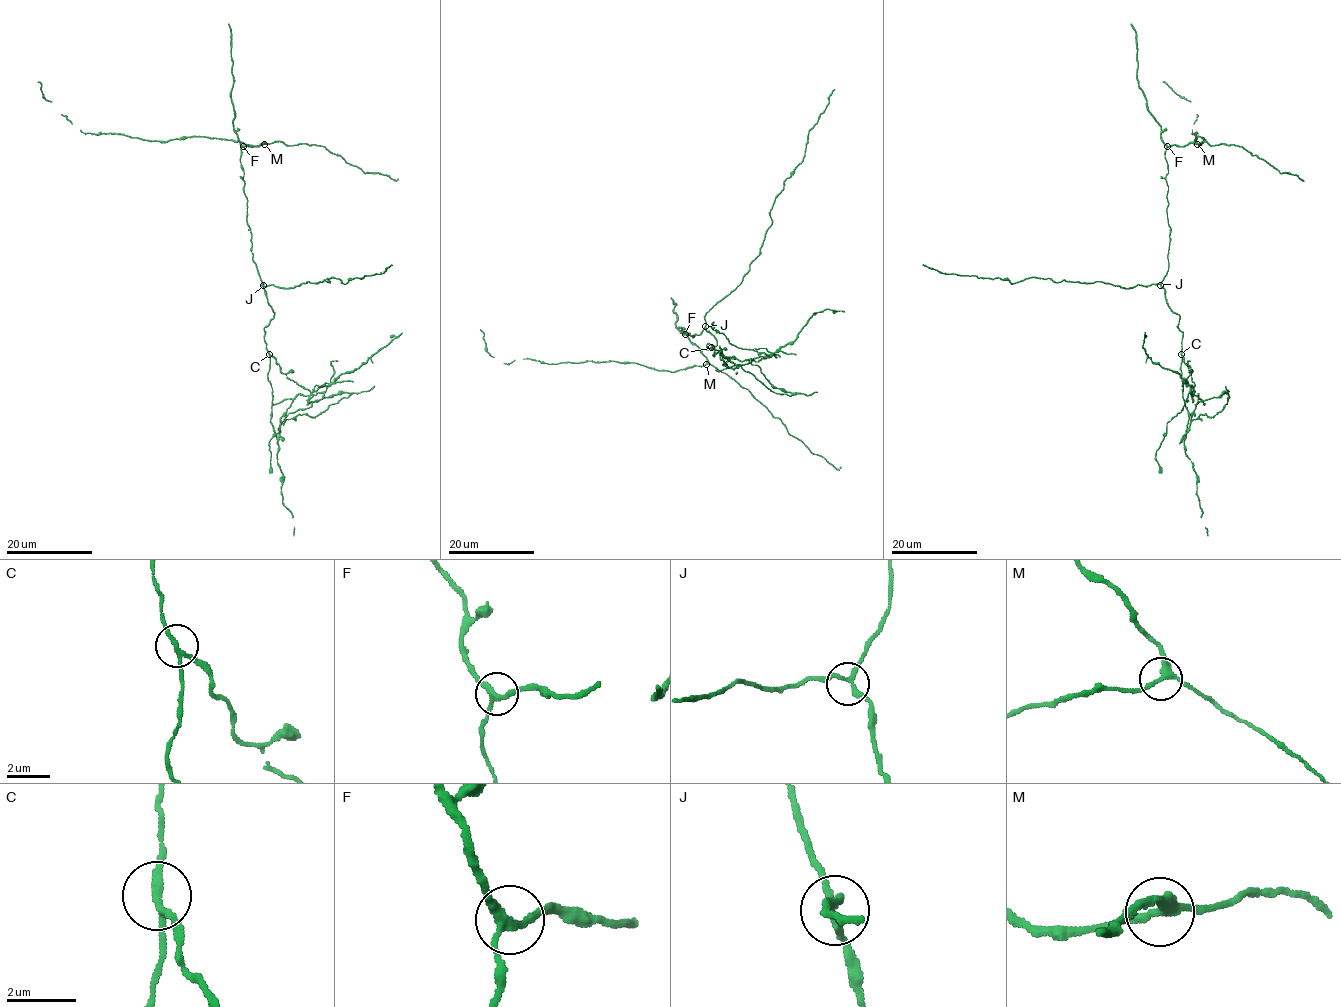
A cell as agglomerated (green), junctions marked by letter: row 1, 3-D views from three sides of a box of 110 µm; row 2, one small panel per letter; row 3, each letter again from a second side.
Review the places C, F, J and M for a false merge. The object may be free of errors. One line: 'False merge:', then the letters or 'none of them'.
False merge: C

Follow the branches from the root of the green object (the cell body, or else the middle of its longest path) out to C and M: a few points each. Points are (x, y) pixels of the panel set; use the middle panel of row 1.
C: (694, 335), (699, 335), (705, 327), (716, 339), (716, 346), (706, 345), (706, 349), (712, 348)
M: (694, 335), (683, 334), (683, 331), (699, 348), (706, 364)

